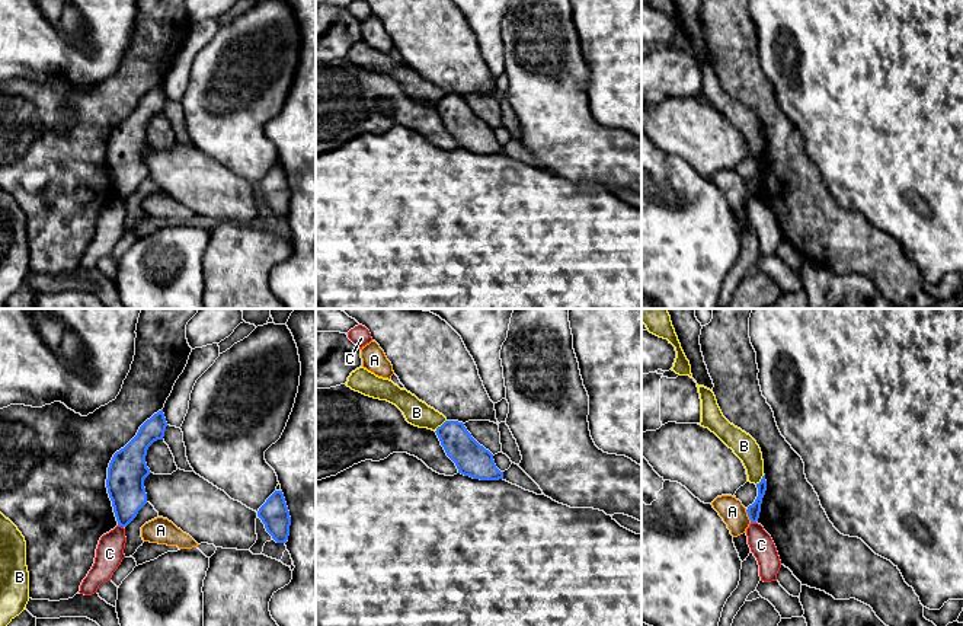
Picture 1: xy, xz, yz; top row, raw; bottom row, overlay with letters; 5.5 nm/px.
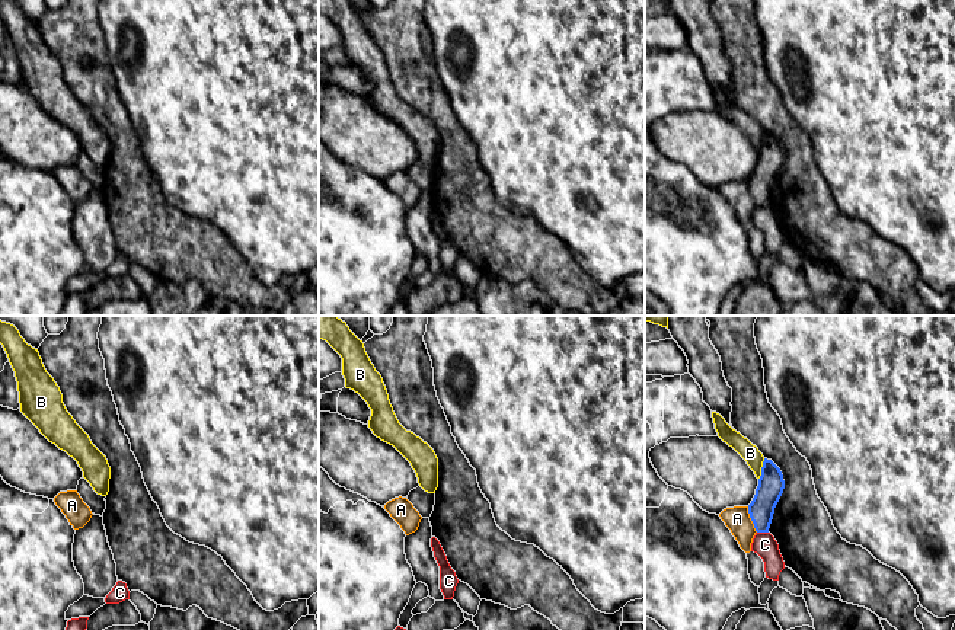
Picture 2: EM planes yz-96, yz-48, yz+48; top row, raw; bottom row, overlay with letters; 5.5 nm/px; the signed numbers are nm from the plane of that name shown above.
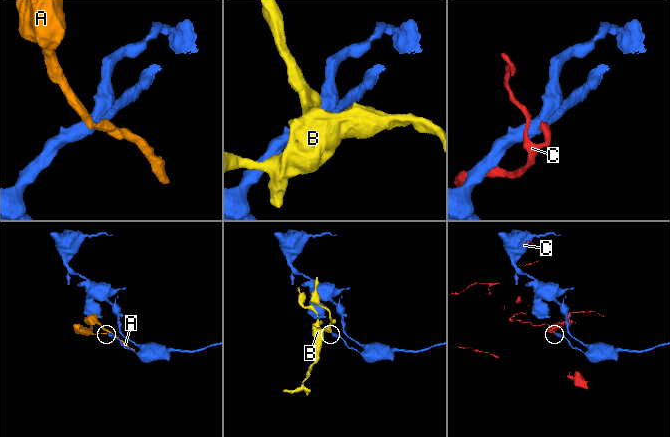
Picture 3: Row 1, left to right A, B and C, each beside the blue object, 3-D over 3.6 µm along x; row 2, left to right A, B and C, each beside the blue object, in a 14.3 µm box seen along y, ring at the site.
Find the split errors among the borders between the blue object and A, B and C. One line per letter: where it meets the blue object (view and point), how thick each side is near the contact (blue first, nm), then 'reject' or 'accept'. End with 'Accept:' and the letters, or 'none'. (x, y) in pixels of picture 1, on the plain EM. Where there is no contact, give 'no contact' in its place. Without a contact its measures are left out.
A: yz (748, 189) | 70/140 nm | reject
B: xz (441, 99) | 190/140 nm | reject
C: xy (121, 200) | 200/160 nm | reject
Accept: none

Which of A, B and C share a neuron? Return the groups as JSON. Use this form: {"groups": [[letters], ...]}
{"groups": [["A"], ["B"], ["C"]]}

